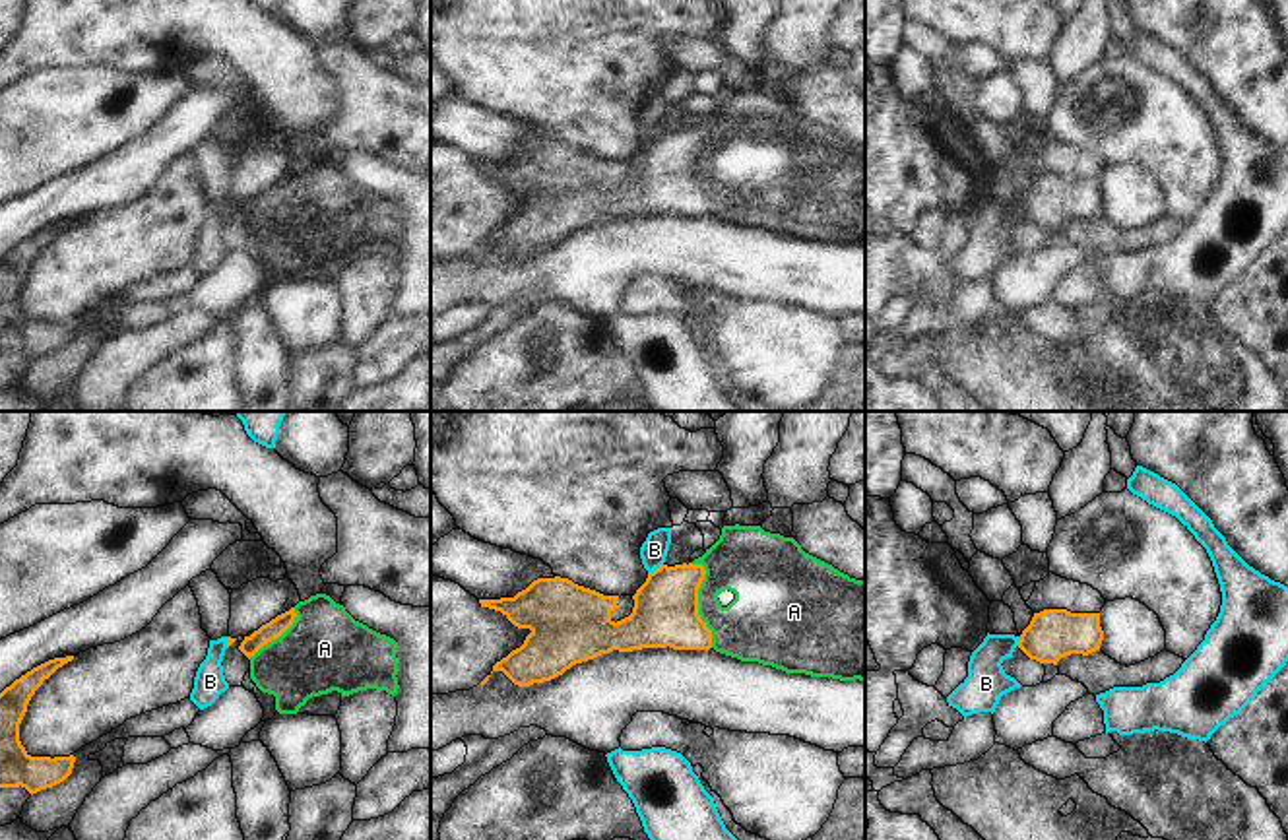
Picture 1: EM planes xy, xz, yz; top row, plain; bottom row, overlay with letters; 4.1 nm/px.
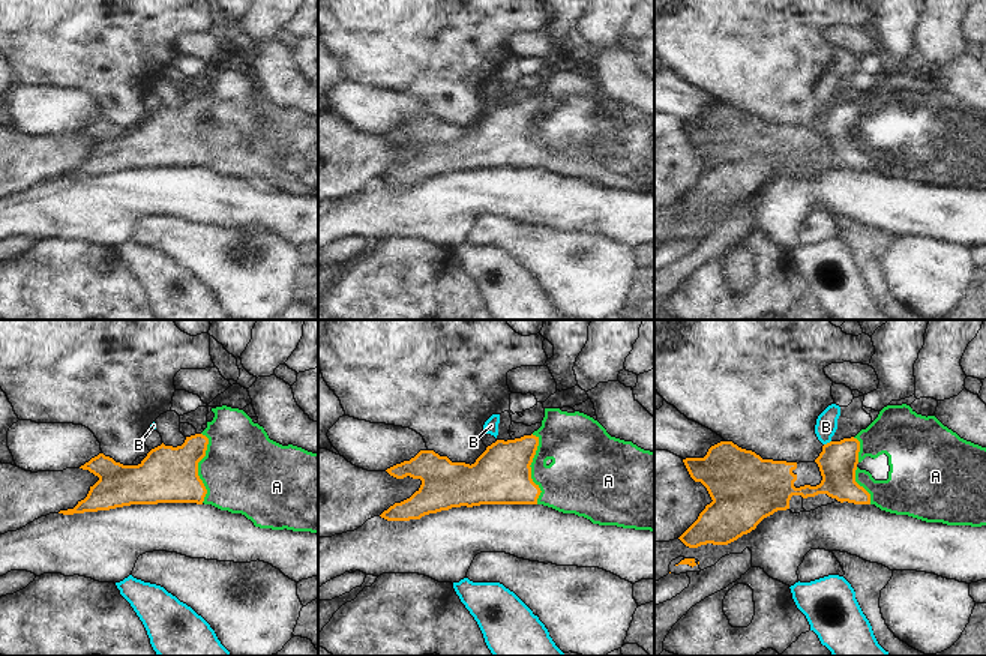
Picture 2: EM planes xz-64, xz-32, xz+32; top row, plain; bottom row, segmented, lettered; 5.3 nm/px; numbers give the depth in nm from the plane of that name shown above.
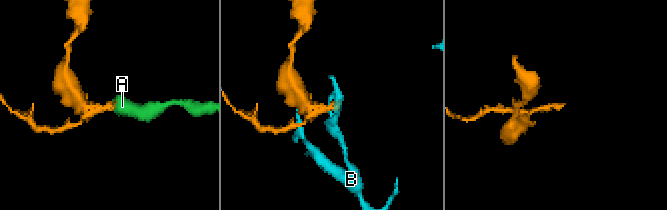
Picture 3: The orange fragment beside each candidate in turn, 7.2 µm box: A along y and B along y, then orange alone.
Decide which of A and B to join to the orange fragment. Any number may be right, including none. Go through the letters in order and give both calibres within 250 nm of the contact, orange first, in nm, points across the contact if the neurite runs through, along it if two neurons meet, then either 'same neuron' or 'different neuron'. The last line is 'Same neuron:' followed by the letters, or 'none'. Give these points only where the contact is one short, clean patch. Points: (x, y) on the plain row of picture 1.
A: 280 nm thick on the orange side, 280 nm on the other; runs through xz (666, 173), (697, 167), (722, 193), (751, 193); same neuron
B: 280 nm thick on the orange side, 110 nm on the other; border along xz (662, 129), (648, 138); different neuron
Same neuron: A

